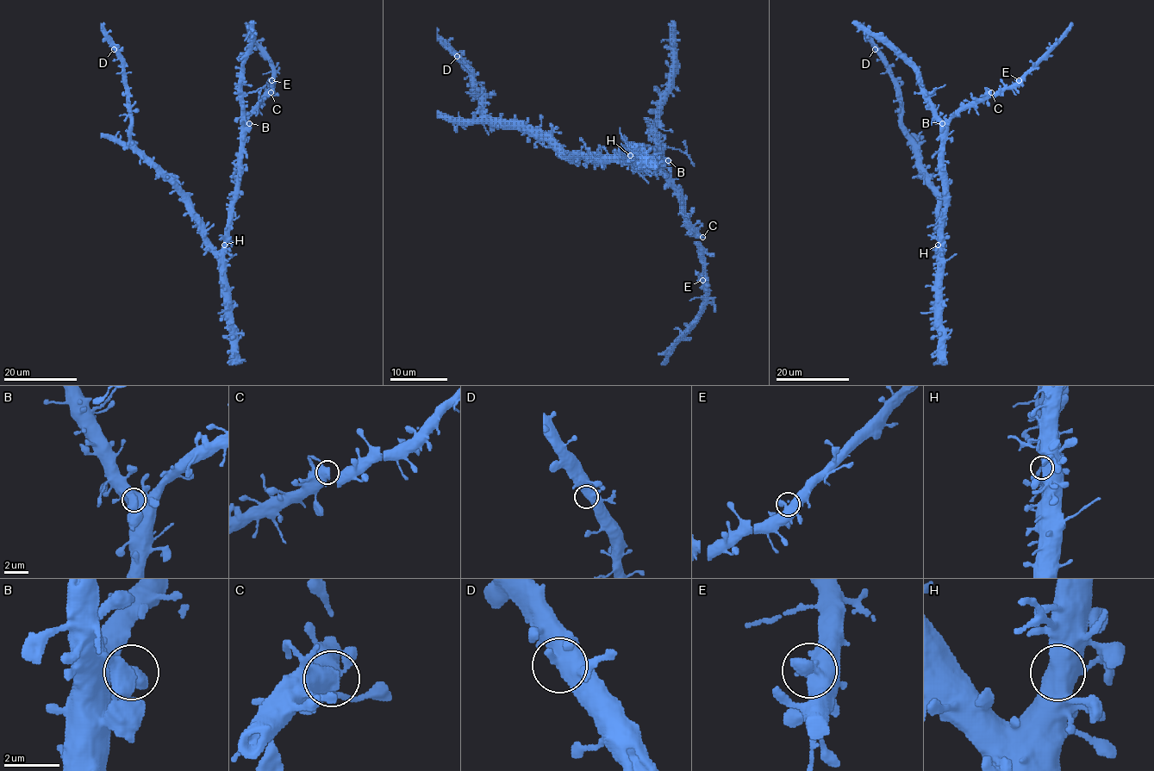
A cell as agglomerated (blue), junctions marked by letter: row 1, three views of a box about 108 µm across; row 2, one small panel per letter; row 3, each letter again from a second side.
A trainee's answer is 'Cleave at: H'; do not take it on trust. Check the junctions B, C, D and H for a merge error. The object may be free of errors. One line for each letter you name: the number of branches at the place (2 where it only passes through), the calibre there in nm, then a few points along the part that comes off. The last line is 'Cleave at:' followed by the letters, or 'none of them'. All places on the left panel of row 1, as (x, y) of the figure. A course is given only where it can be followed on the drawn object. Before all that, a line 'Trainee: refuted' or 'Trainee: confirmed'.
Trainee: refuted
Cleave at: none of them

